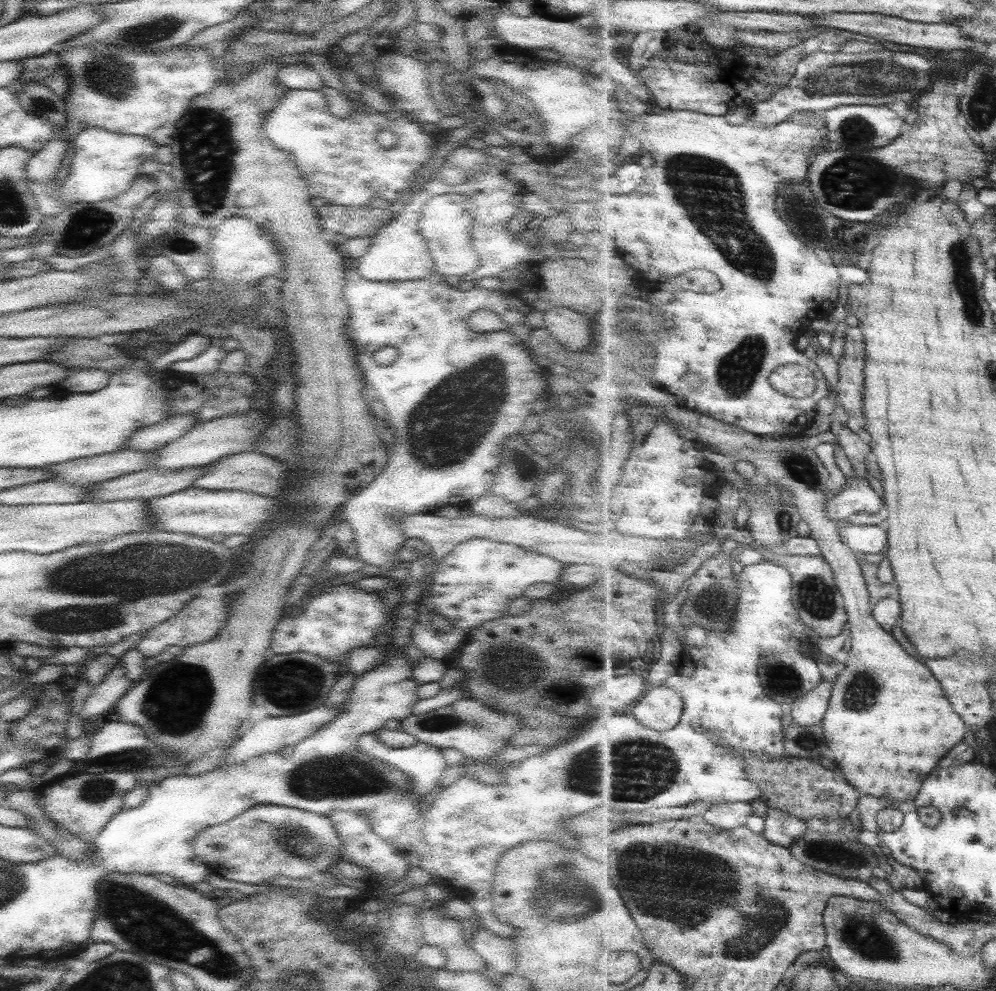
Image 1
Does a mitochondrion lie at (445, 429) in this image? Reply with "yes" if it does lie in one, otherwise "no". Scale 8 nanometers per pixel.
yes

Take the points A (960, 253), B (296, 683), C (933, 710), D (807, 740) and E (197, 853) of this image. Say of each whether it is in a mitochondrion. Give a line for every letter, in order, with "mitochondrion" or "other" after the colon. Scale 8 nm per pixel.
A: mitochondrion
B: mitochondrion
C: other
D: mitochondrion
E: other

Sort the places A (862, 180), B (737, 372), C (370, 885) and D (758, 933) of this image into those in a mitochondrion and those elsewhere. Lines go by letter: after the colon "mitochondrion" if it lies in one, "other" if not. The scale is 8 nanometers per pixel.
A: mitochondrion
B: mitochondrion
C: other
D: mitochondrion

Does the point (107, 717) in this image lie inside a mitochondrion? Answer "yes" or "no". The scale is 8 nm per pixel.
no

